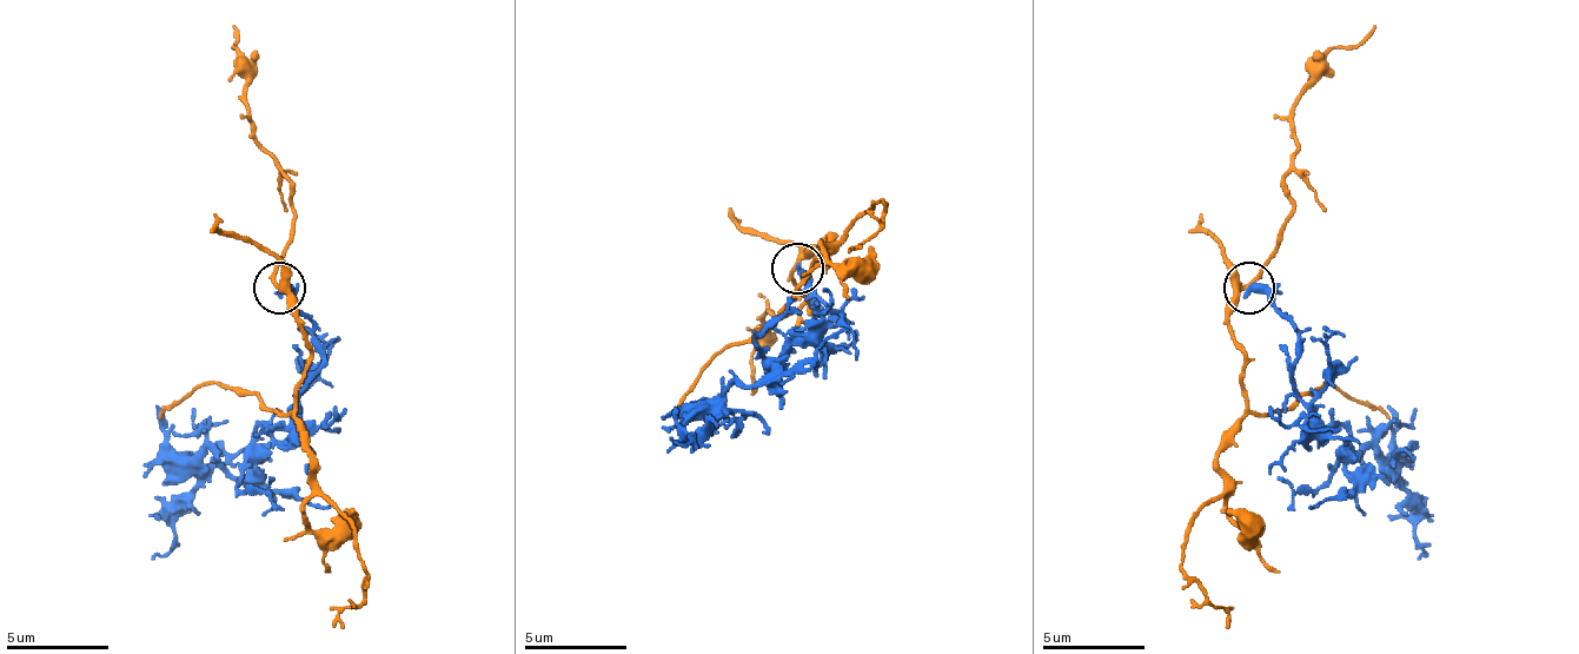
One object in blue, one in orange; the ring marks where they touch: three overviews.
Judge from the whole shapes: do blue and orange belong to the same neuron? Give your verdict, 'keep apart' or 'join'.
keep apart

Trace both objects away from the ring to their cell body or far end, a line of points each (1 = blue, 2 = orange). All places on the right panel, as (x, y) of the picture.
1: (1248, 286), (1294, 328), (1294, 394), (1345, 429), (1365, 475), (1371, 450), (1417, 512), (1426, 553), (1417, 557)
2: (1248, 286), (1227, 317), (1248, 414), (1218, 455), (1222, 490), (1192, 521), (1181, 568), (1227, 614), (1227, 629)

